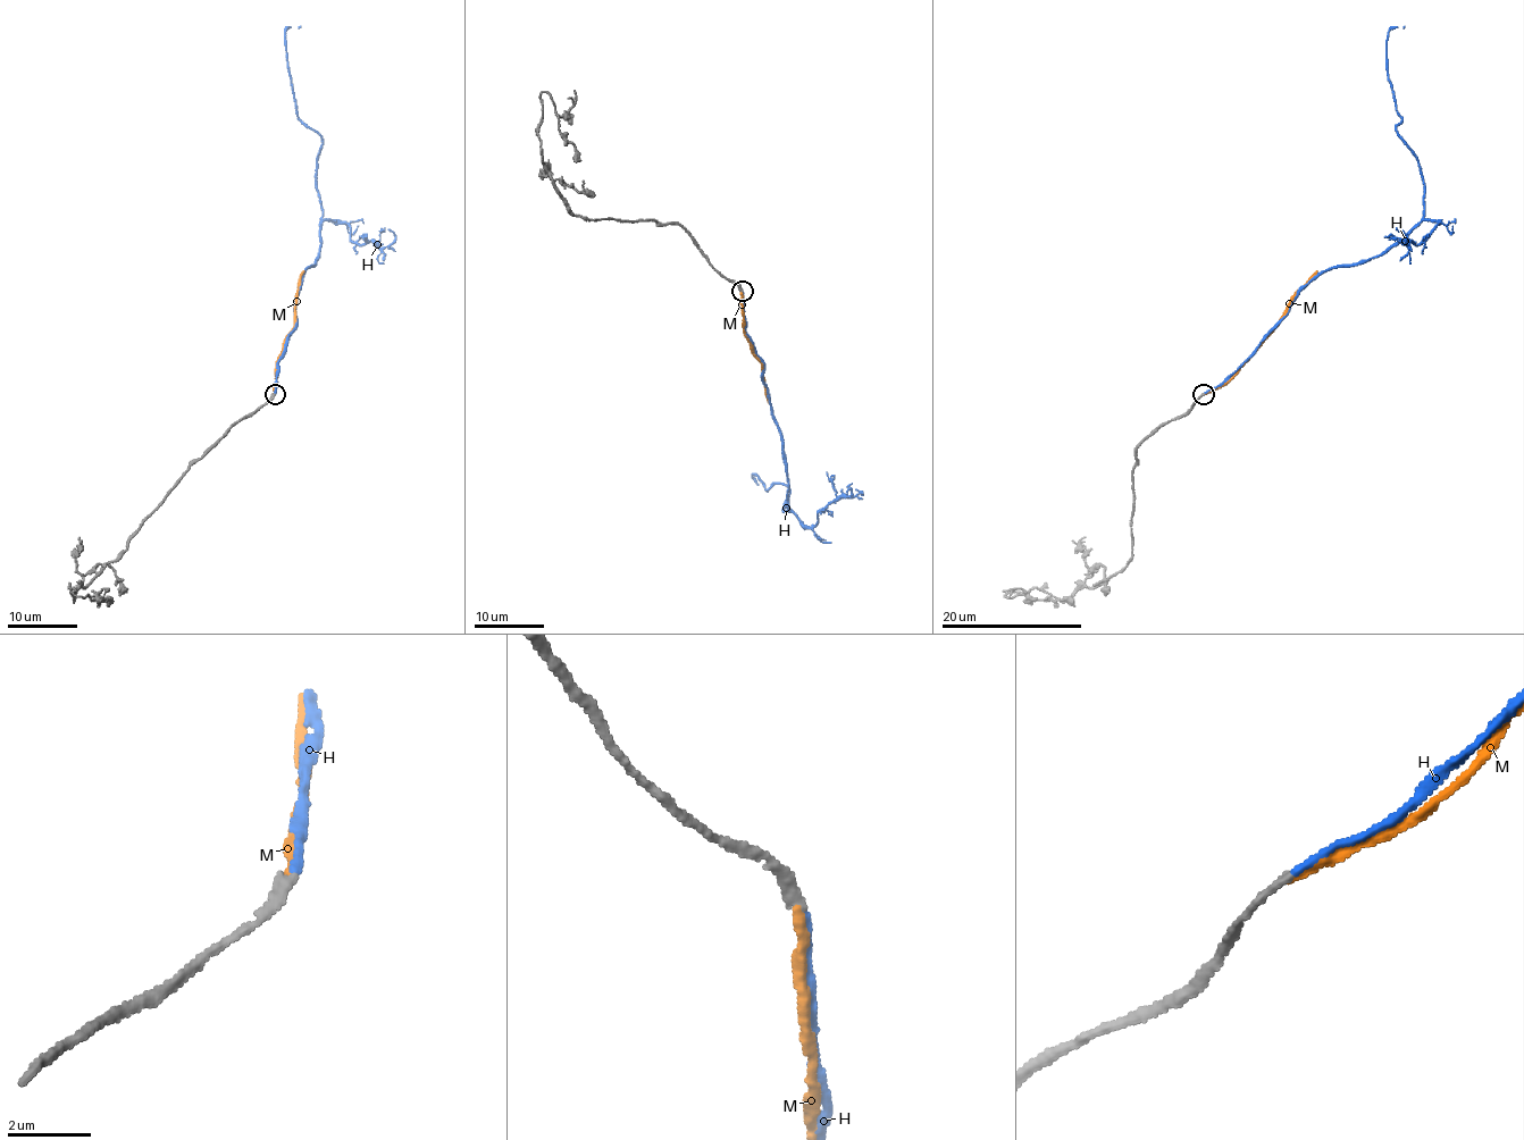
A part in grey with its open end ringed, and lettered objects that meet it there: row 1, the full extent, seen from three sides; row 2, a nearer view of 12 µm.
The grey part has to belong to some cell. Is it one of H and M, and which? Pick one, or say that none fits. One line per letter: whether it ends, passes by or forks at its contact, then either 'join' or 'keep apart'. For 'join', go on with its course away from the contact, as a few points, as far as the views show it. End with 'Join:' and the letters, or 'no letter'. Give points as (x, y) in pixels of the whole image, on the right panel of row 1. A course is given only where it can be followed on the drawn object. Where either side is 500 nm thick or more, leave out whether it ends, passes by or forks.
H: it ends there; join; it runs (1203, 393), (1319, 275), (1382, 256), (1422, 217), (1422, 172), (1396, 130), (1387, 72), (1387, 33), (1405, 27)
M: it ends there; keep apart
Join: H

